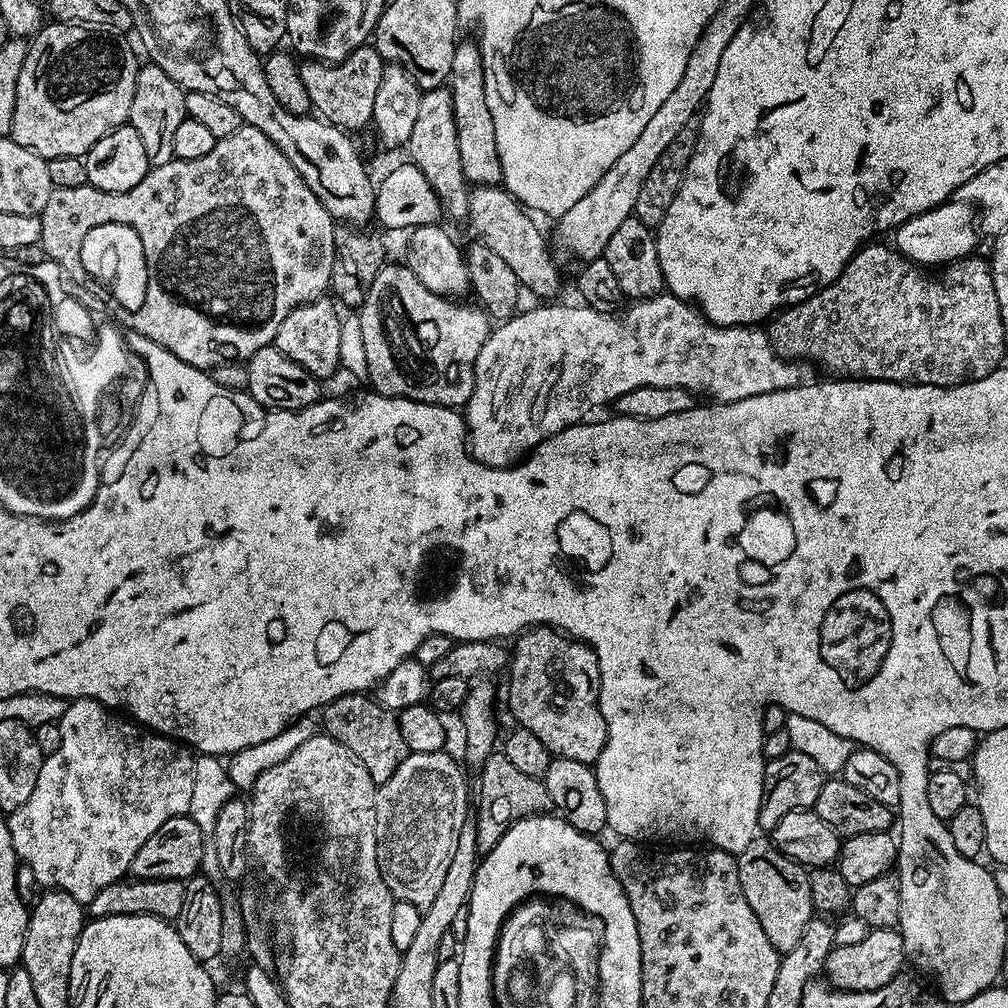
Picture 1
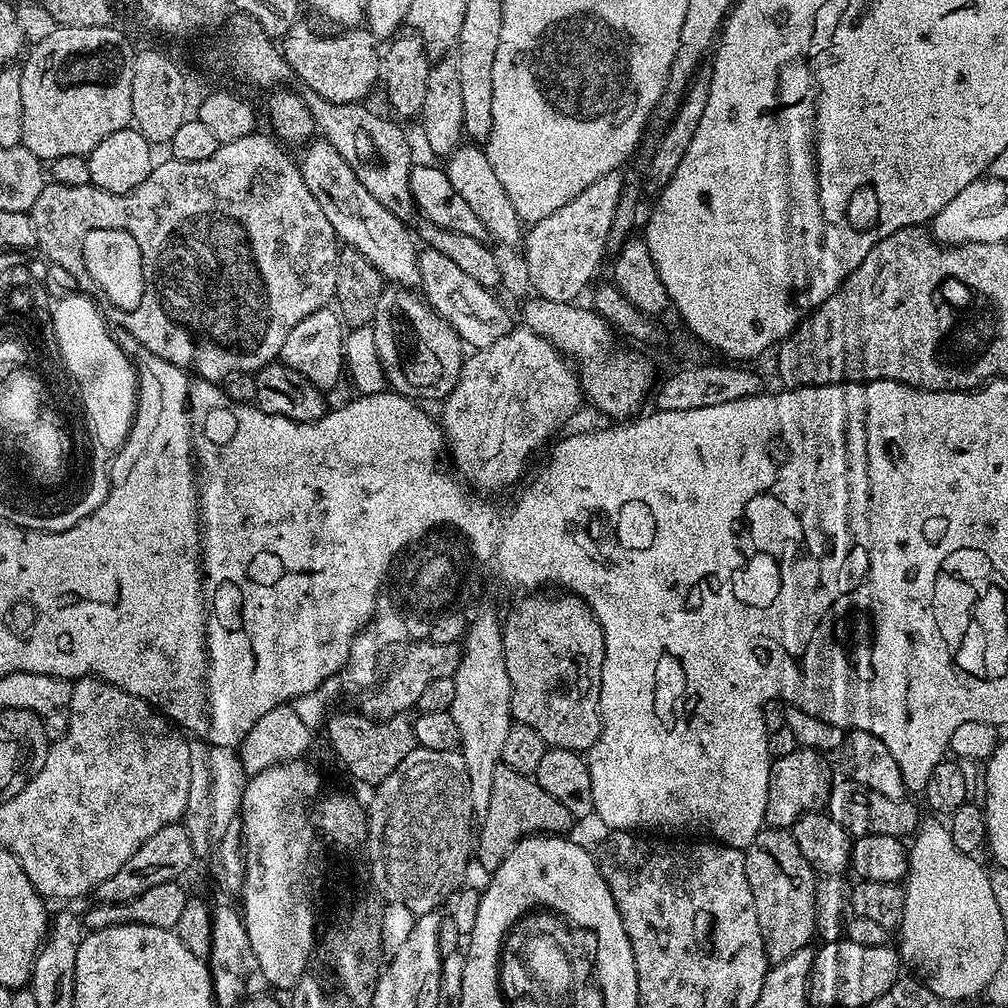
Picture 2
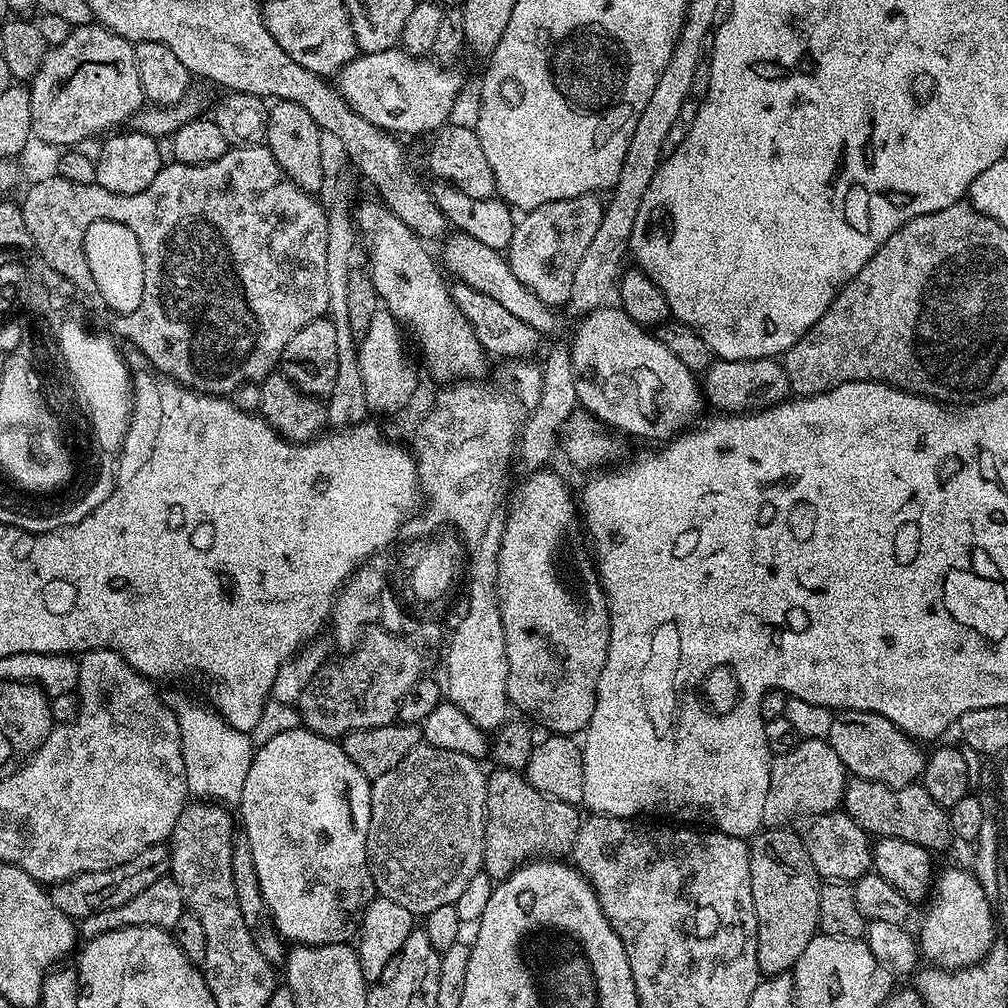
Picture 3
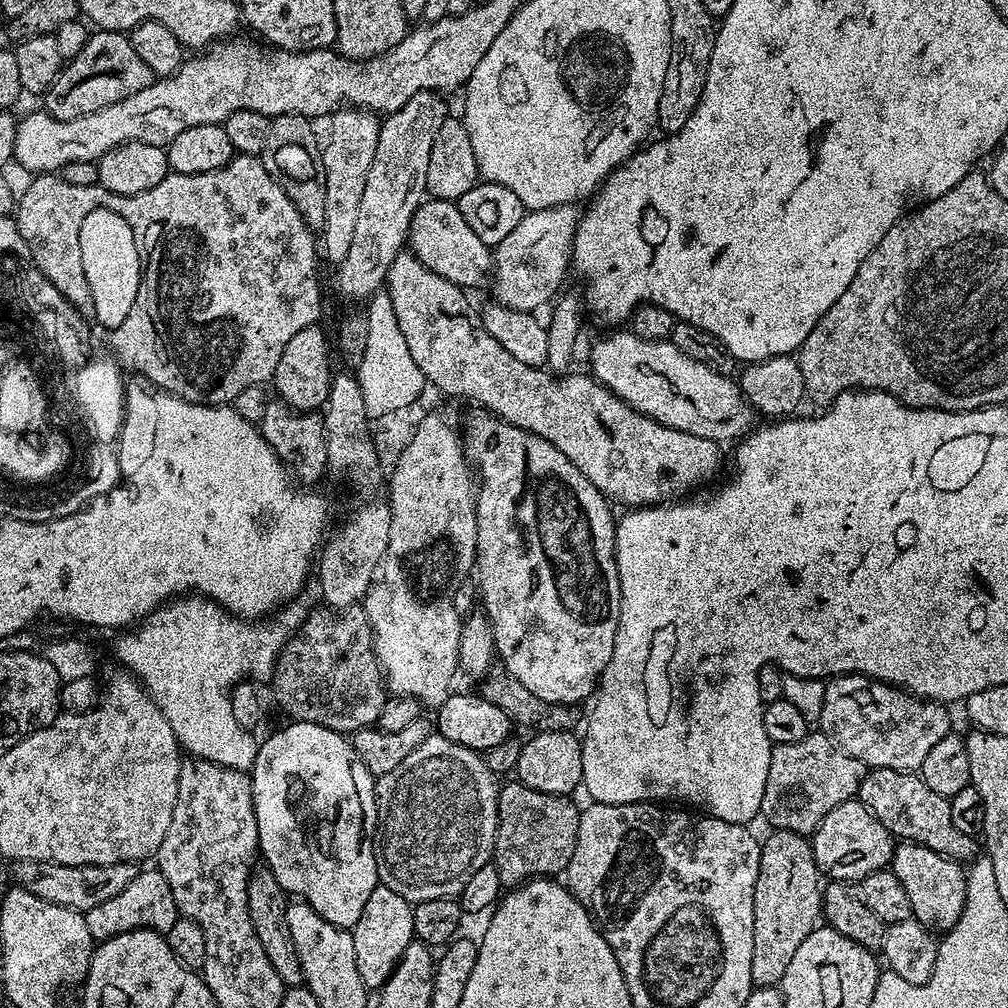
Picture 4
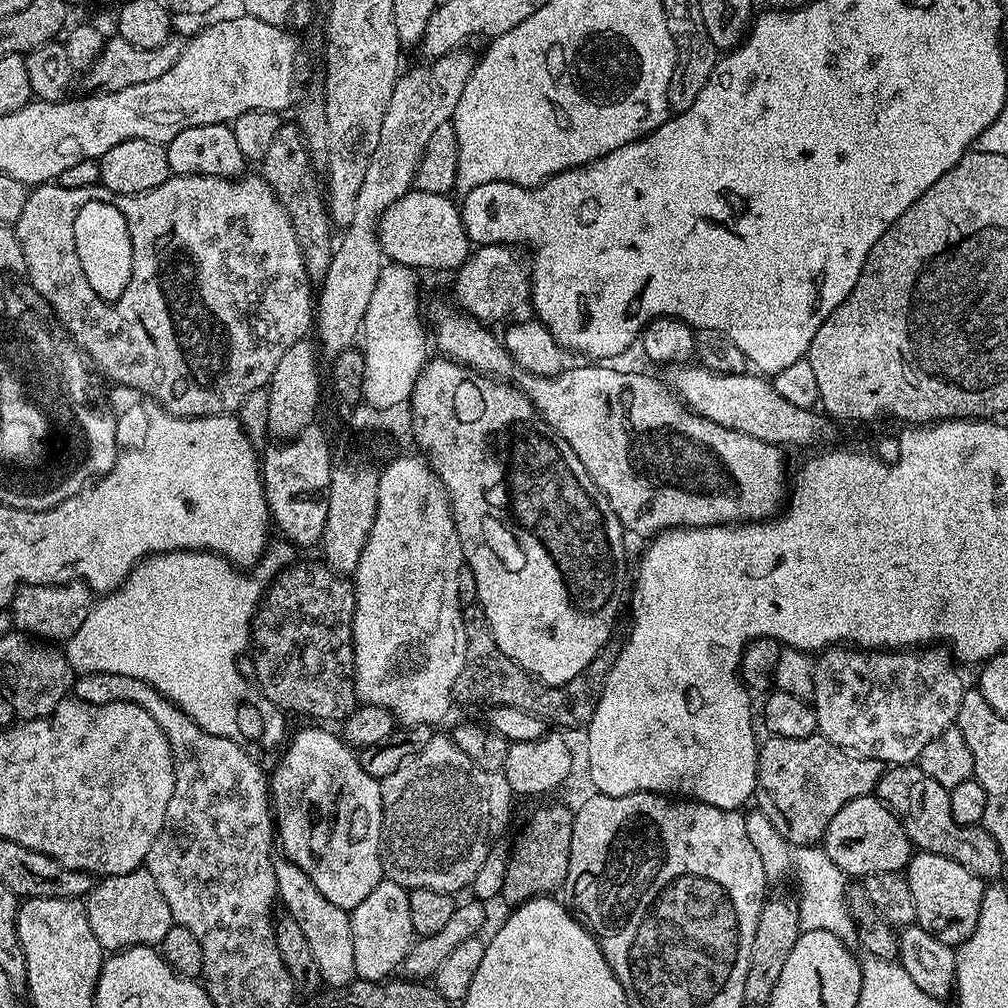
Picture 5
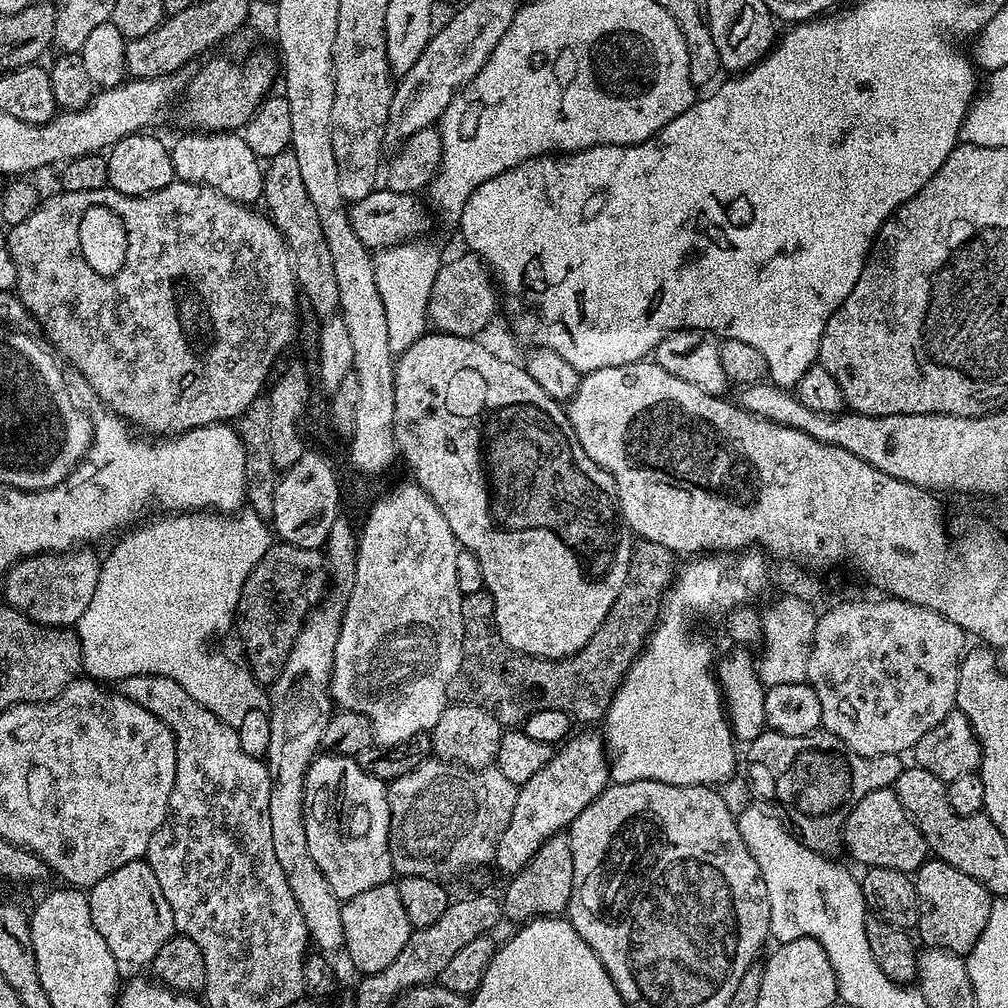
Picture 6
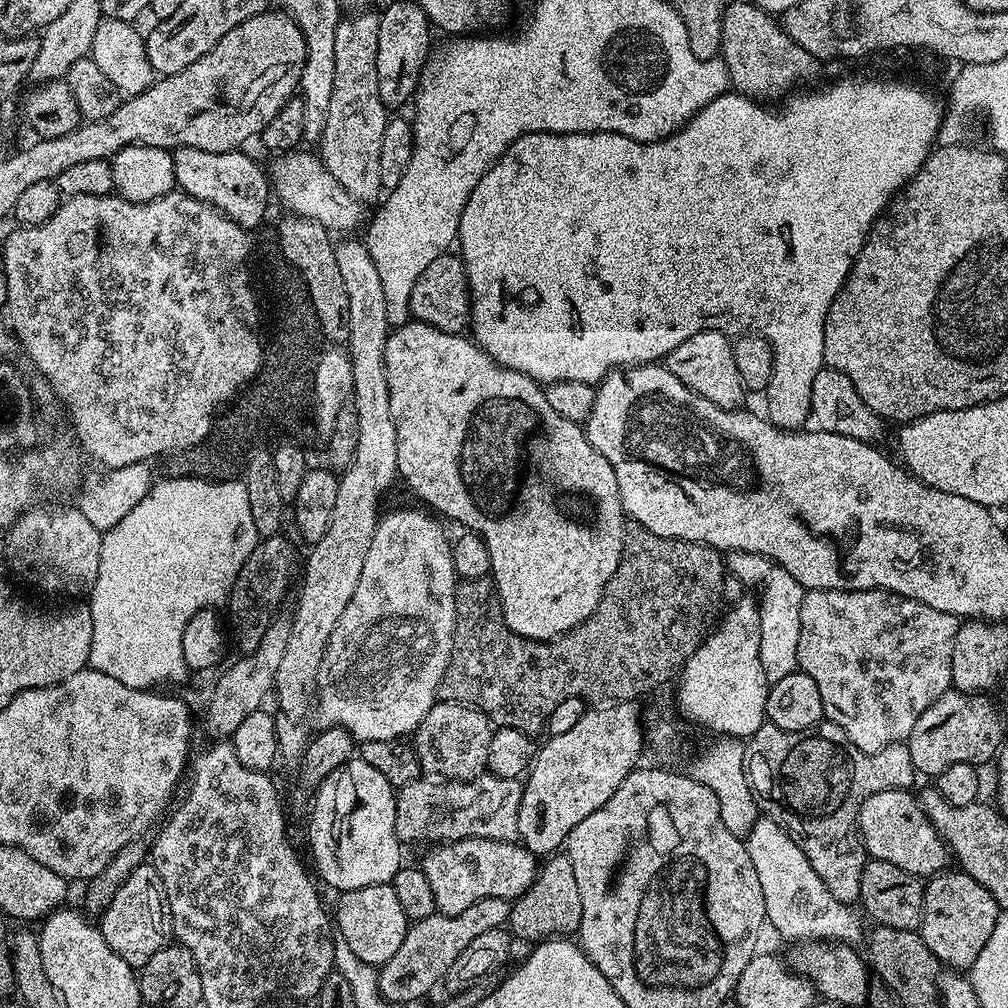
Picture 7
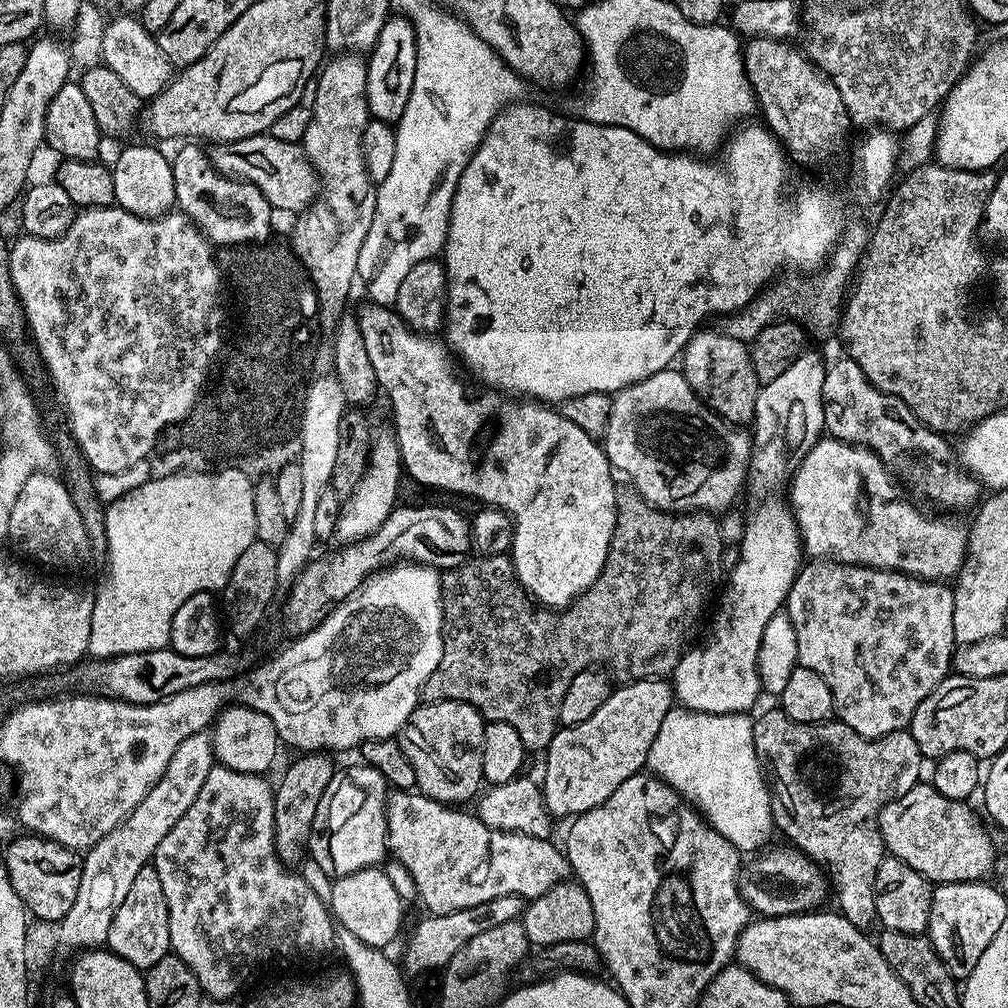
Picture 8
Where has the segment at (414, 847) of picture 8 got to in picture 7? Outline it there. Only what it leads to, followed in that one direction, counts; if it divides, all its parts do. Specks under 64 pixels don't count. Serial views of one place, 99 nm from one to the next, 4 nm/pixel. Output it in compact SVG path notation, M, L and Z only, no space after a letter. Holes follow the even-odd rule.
M466 838L438 844L427 849L422 862L423 872L434 892L437 909L446 915L462 914L466 906L471 906L482 898L502 898L509 902L521 896L536 881L538 871L537 857L533 856L523 844L511 840L487 840L486 838Z

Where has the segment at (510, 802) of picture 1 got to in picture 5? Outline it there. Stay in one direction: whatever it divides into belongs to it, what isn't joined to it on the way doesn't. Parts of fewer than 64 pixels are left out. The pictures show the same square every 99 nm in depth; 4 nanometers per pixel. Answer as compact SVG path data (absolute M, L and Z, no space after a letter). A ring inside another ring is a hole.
M540 802L536 809L529 814L524 820L524 825L520 828L520 833L516 836L516 841L511 841L510 851L508 853L508 865L506 866L506 874L504 875L504 881L502 882L502 890L500 891L500 896L502 900L508 903L508 906L519 906L527 902L527 900L534 900L537 896L552 896L559 893L563 889L564 883L566 882L566 874L570 870L570 838L574 834L574 812L570 807L567 808L564 804L544 804L548 802Z

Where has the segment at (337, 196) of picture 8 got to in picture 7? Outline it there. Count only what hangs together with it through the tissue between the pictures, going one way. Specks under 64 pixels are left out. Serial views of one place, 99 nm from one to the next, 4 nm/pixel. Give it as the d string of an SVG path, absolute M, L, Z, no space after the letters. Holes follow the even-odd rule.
M360 10L341 19L334 34L334 94L330 94L330 110L326 110L326 130L318 142L318 155L324 165L338 178L338 182L356 200L379 201L382 196L378 161L382 158L382 134L390 119L389 109L385 108L378 94L378 22L379 15L372 10Z

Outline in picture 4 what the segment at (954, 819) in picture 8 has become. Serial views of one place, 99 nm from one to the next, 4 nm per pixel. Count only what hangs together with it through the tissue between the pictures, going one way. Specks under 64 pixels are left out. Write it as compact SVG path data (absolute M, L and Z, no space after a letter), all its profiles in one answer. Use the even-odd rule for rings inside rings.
M853 798L834 806L826 818L811 833L812 856L816 866L829 881L847 880L859 882L870 874L883 872L891 865L894 851L894 837L859 799Z

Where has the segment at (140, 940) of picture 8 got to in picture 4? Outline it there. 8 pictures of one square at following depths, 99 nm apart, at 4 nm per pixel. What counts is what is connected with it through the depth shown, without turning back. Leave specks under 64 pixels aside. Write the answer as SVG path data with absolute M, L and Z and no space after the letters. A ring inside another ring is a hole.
M158 870L152 872L137 871L136 876L119 894L114 894L107 902L94 906L84 913L86 927L90 930L93 941L109 940L118 934L133 932L139 928L150 928L153 932L166 934L178 918L174 894L170 894L170 885Z

